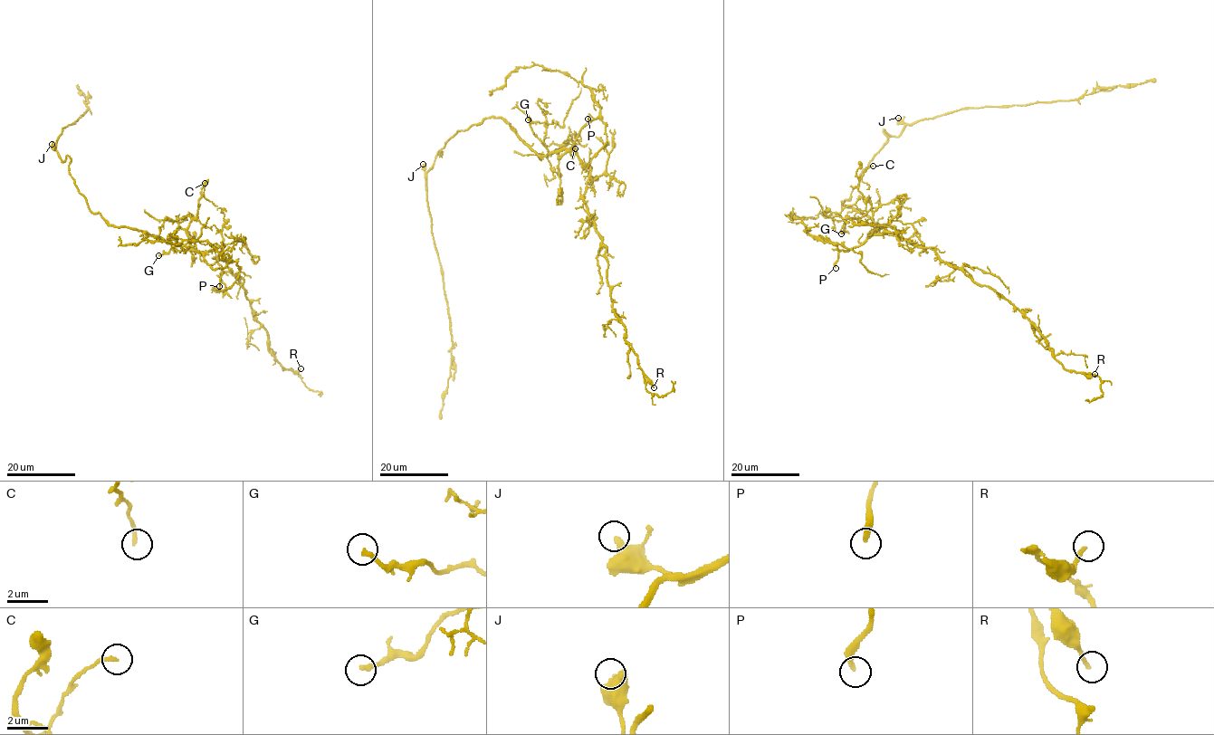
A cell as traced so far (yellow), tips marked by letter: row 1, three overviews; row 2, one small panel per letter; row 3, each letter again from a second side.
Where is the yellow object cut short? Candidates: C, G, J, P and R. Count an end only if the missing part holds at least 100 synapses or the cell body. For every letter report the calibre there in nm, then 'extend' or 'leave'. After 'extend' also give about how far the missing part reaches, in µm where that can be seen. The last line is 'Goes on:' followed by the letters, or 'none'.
C: calibre 170 nm; leave
G: calibre 200 nm; leave
J: calibre 360 nm; leave
P: calibre 280 nm; extend; missing 60 µm
R: calibre 200 nm; leave
Goes on: P

